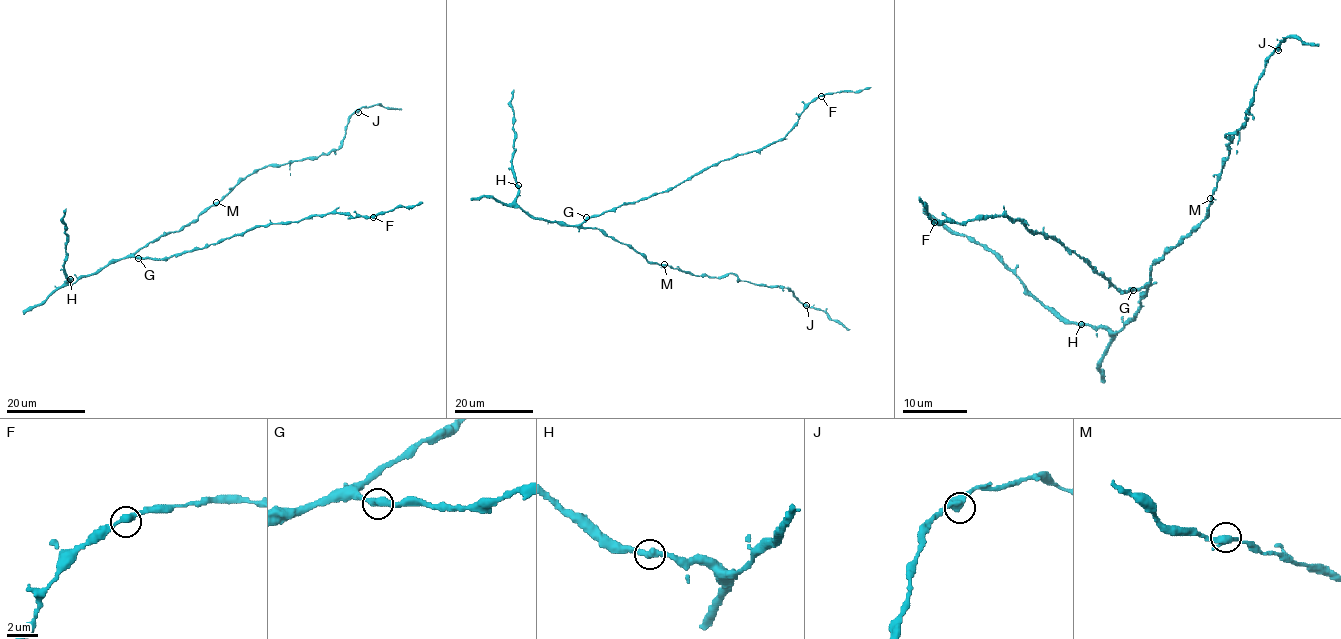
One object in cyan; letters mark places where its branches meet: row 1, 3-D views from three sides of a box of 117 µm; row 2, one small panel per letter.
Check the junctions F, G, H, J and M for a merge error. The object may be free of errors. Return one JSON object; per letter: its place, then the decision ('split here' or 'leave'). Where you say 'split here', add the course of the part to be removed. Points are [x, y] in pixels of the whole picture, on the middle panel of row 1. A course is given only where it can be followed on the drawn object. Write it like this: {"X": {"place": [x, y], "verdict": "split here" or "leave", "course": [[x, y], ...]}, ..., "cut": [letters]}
{"F": {"place": [821, 96], "verdict": "leave"}, "G": {"place": [586, 217], "verdict": "leave"}, "H": {"place": [518, 185], "verdict": "leave"}, "J": {"place": [806, 305], "verdict": "leave"}, "M": {"place": [664, 264], "verdict": "leave"}, "cut": []}

